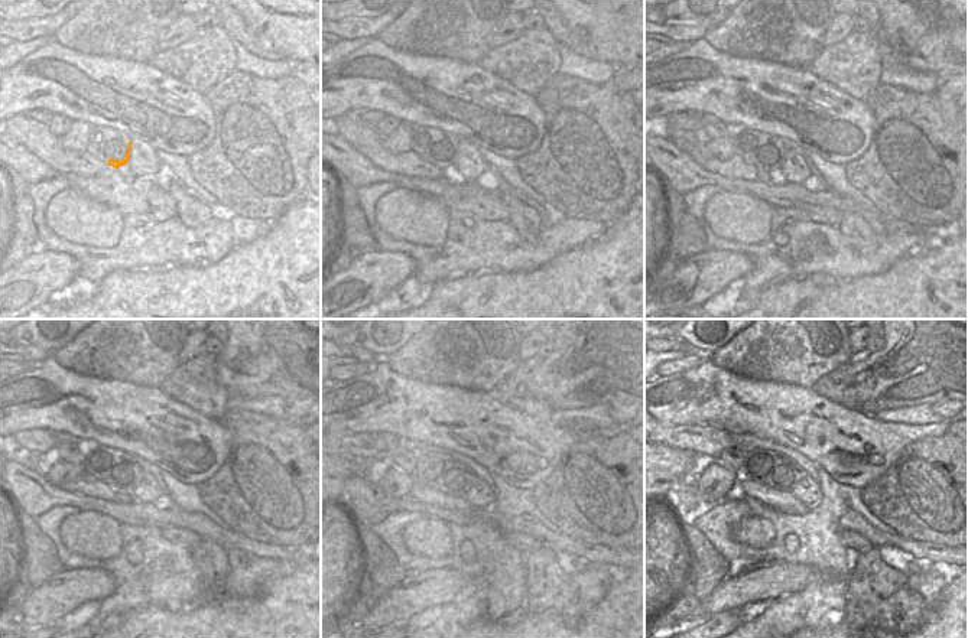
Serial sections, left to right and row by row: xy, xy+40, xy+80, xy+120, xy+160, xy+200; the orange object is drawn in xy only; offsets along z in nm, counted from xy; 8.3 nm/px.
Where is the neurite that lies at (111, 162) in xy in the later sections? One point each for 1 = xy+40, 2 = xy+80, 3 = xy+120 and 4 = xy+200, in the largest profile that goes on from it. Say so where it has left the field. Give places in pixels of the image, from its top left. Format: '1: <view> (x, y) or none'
1: xy+40 (447, 155)
2: xy+80 (772, 156)
3: xy+120 (124, 478)
4: xy+200 (778, 472)

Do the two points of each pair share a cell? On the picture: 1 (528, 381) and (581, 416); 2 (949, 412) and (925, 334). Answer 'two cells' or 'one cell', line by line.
1: two cells
2: two cells

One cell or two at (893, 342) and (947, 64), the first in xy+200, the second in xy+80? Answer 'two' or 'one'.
one

